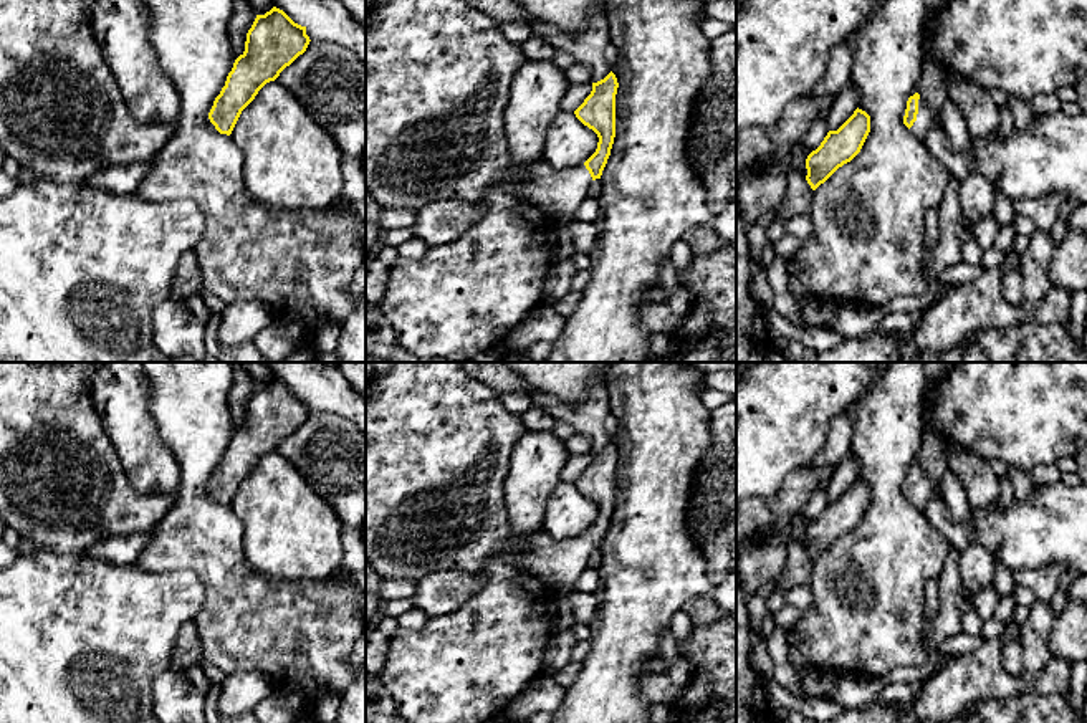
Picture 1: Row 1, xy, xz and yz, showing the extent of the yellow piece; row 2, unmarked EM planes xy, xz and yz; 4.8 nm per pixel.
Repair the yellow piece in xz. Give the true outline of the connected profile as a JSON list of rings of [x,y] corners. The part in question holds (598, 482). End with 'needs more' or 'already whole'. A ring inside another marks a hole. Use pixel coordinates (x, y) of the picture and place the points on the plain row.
[[[394,362],[392,369],[387,374],[376,372],[366,384],[366,561],[369,563],[372,571],[382,581],[420,581],[430,572],[438,571],[473,571],[475,567],[483,566],[490,558],[505,553],[510,544],[524,543],[526,549],[515,559],[515,564],[526,567],[533,574],[539,576],[554,592],[571,591],[579,576],[587,569],[587,558],[596,549],[601,549],[611,526],[615,508],[615,465],[619,453],[615,445],[611,442],[604,450],[592,453],[591,465],[574,481],[576,488],[584,496],[592,500],[599,508],[596,523],[582,536],[564,541],[554,541],[544,531],[516,536],[511,531],[511,523],[506,513],[506,505],[503,500],[503,483],[510,472],[510,457],[515,445],[523,437],[523,432],[524,429],[521,415],[510,412],[503,405],[500,392],[473,379],[460,362]]]; needs more

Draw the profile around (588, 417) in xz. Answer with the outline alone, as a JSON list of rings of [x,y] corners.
[[[460,362],[476,381],[496,392],[523,390],[531,395],[533,405],[543,407],[553,417],[571,424],[577,433],[591,438],[592,453],[604,450],[612,440],[606,433],[604,422],[609,410],[609,394],[601,377],[589,381],[591,392],[586,402],[561,404],[551,395],[531,387],[508,362]]]

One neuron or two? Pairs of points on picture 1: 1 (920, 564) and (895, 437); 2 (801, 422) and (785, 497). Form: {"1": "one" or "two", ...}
{"1": "one", "2": "two"}

